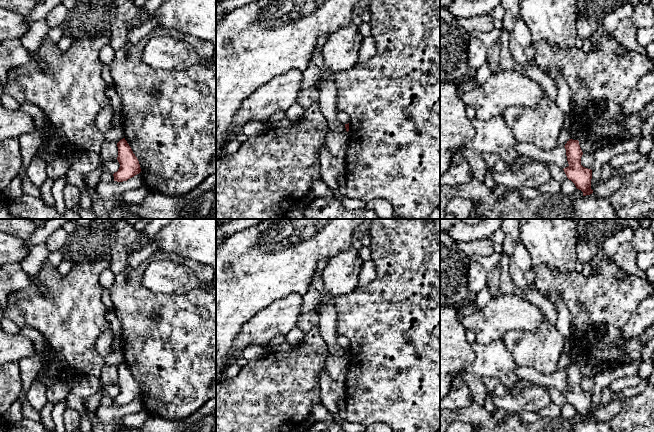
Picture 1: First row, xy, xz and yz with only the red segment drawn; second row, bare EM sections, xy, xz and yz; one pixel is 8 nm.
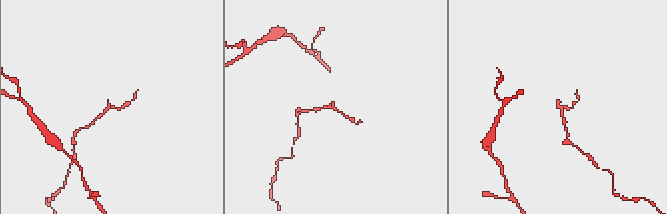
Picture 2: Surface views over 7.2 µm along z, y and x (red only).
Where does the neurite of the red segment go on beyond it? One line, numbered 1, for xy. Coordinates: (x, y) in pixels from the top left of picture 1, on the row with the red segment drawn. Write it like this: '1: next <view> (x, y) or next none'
1: next none

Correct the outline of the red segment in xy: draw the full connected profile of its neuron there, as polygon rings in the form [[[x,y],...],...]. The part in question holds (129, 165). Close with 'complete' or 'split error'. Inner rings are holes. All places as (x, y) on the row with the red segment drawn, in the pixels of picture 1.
[[[125,138],[121,139],[117,143],[117,147],[117,160],[120,164],[120,167],[118,171],[113,174],[113,176],[114,181],[123,182],[139,174],[141,172],[141,168],[137,157],[133,153]]]; complete

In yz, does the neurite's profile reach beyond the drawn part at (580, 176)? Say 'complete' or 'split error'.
complete

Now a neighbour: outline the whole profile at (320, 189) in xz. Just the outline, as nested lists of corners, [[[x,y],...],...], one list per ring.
[[[319,178],[314,181],[312,186],[312,192],[314,194],[314,199],[334,195],[334,191],[327,186],[327,184],[322,180],[322,178]]]

